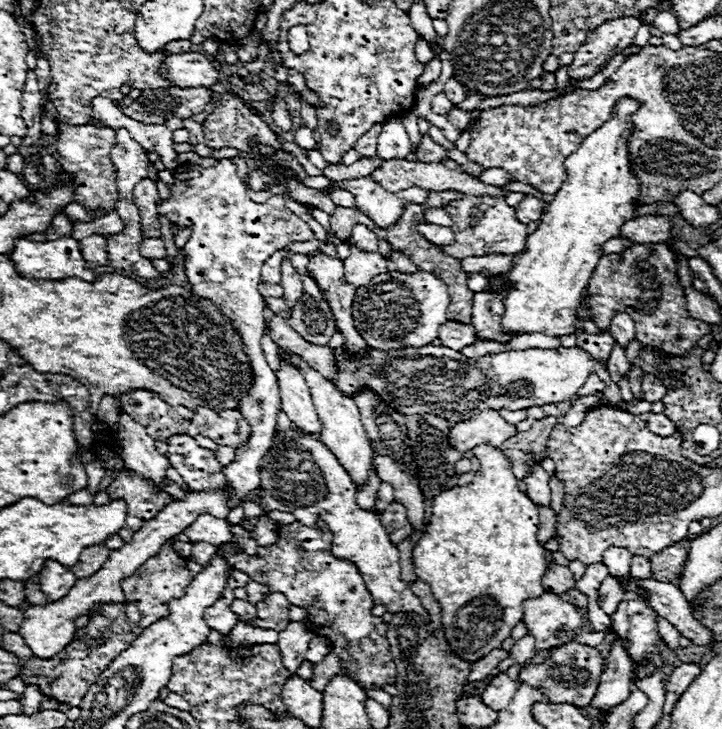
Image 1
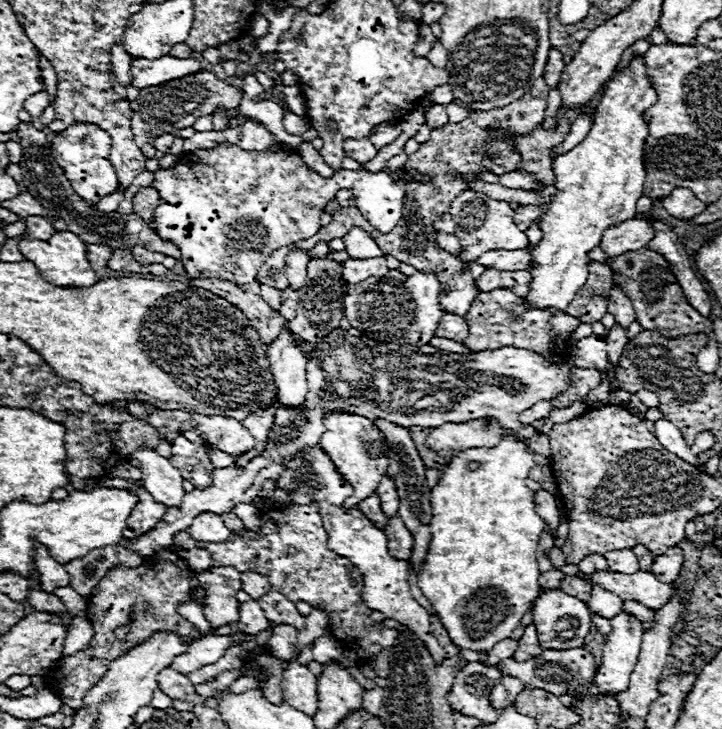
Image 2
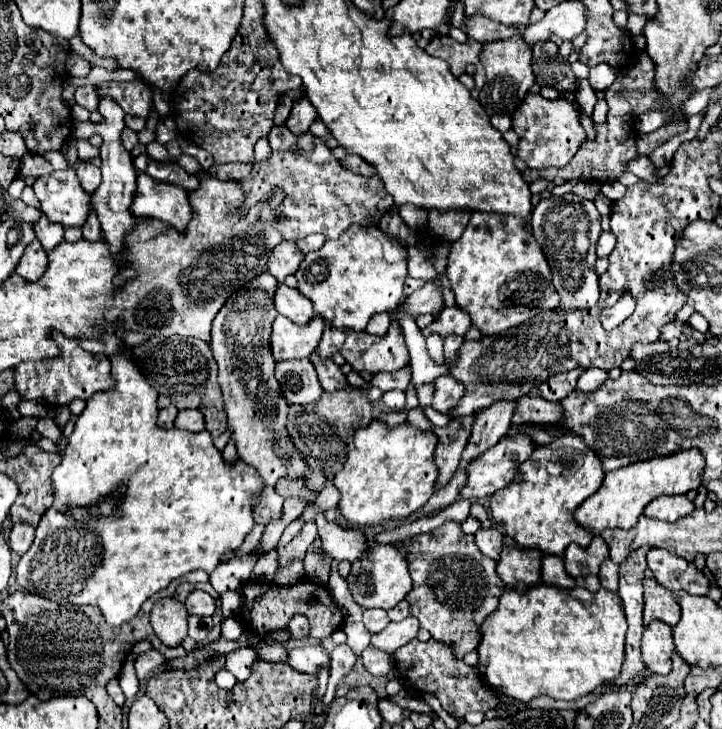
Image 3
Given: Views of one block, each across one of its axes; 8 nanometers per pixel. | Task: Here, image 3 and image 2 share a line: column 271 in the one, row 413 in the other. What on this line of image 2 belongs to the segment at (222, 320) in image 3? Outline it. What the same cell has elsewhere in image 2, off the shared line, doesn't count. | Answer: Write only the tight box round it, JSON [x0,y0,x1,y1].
[128,328,574,556]

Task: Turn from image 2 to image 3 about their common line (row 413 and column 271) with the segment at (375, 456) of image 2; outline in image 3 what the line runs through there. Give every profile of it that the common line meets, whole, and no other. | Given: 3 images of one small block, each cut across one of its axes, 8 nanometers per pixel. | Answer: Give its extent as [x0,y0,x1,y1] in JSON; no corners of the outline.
[270,314,326,360]

